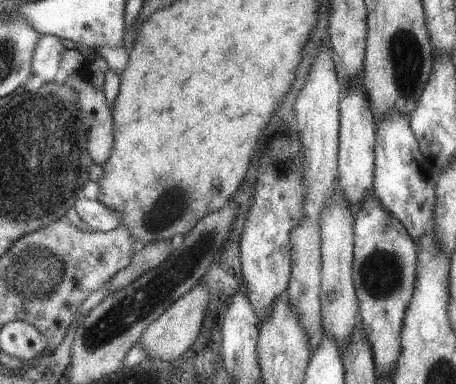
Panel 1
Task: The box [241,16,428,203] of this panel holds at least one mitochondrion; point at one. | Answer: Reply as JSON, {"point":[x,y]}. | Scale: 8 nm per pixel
{"point":[404,57]}

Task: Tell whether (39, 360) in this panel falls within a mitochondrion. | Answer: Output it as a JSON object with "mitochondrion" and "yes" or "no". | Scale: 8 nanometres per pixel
{"mitochondrion":"no"}

